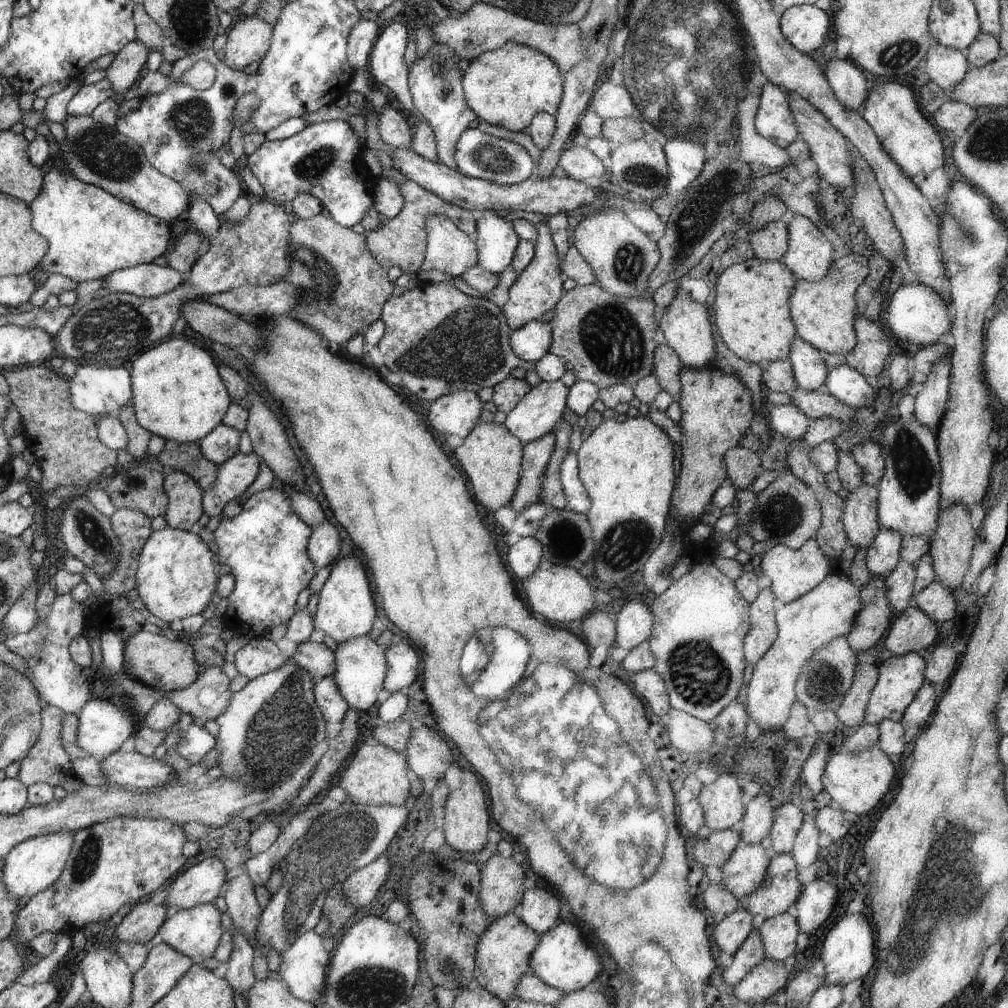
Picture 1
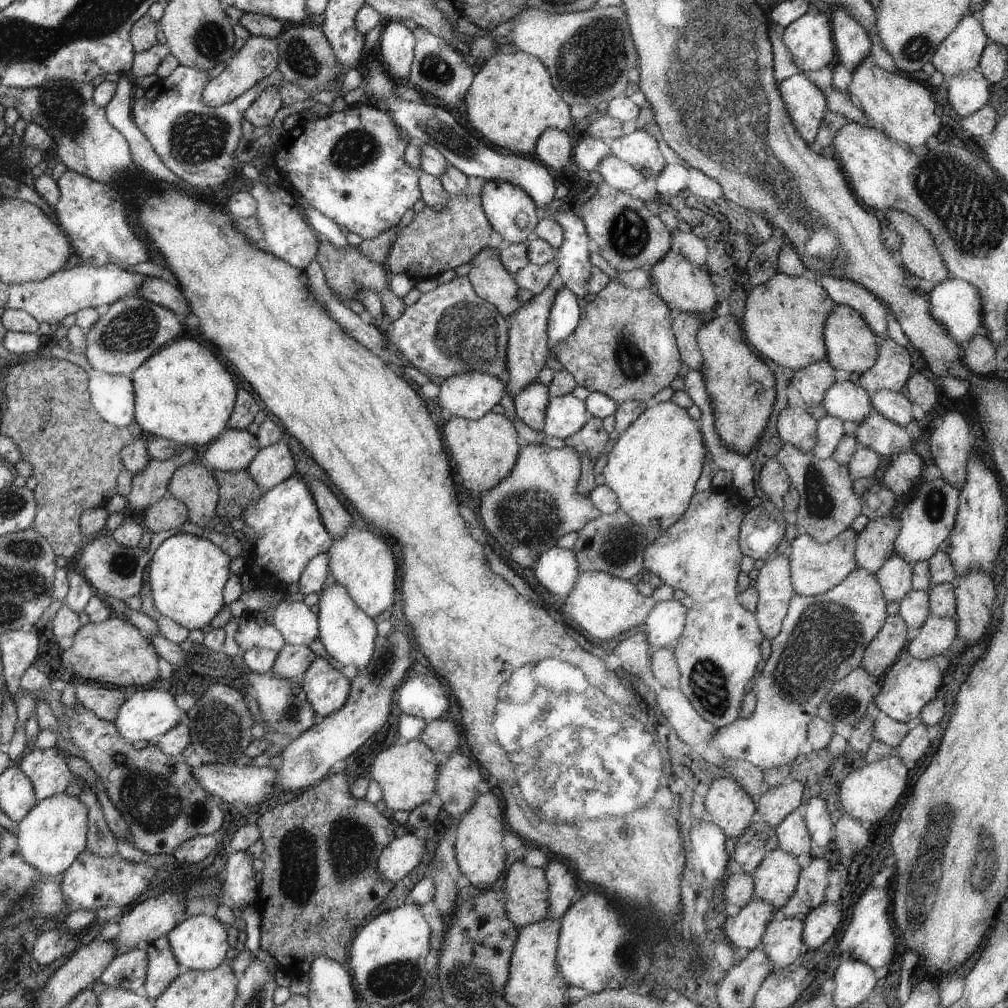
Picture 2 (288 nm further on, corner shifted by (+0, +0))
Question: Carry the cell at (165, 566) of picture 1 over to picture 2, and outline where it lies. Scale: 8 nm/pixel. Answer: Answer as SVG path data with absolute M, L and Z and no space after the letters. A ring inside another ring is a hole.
M179 532L157 546L149 562L149 586L161 618L169 618L187 630L203 630L223 610L223 588L229 580L227 564L229 556L199 536Z

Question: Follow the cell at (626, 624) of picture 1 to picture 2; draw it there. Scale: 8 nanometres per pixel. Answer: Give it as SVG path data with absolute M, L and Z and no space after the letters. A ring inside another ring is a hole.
M675 600L657 602L645 618L645 634L649 640L649 654L669 648L685 630L687 608Z

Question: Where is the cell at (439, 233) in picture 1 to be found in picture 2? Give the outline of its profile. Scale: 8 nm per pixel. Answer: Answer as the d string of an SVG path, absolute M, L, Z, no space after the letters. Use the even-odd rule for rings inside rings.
M493 232L491 240L489 240L489 248L483 250L481 254L477 254L471 262L473 268L469 272L469 280L475 288L475 292L489 304L493 304L507 320L521 310L521 302L517 300L517 290L519 286L515 284L513 274L509 274L501 262L499 256L491 254L491 248L495 248L497 244L501 246L503 238L499 234Z

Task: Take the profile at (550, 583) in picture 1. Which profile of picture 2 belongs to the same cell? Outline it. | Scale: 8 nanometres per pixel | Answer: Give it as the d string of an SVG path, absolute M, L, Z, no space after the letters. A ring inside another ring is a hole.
M581 572L573 586L573 592L563 598L561 612L569 626L579 628L593 640L609 642L613 638L619 638L623 632L633 632L635 626L645 624L645 618L655 604L657 602L653 598L639 594L635 590L635 584L631 584L629 580L621 580L603 572Z

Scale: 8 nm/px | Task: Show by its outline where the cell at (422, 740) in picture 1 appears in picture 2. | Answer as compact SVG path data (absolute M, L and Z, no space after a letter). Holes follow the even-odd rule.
M451 754L445 762L441 762L437 774L437 798L441 800L441 808L453 816L465 816L473 804L477 802L479 792L475 790L481 774L477 764L461 754Z

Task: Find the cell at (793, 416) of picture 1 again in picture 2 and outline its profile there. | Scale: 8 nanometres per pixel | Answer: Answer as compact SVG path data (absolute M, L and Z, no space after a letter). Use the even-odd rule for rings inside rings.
M823 416L821 420L817 420L817 444L813 448L813 454L819 460L831 458L845 434L847 434L847 428L839 418Z

